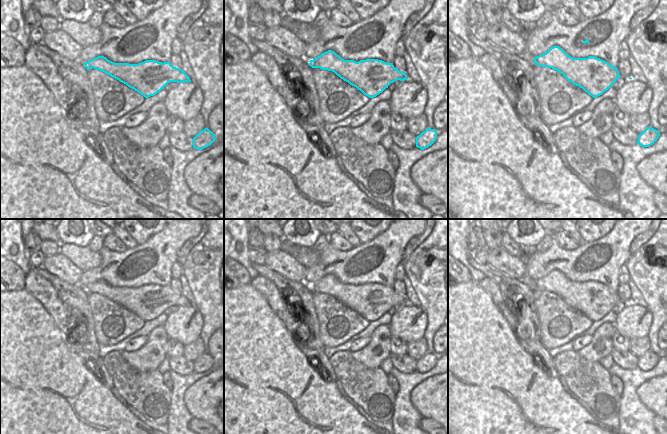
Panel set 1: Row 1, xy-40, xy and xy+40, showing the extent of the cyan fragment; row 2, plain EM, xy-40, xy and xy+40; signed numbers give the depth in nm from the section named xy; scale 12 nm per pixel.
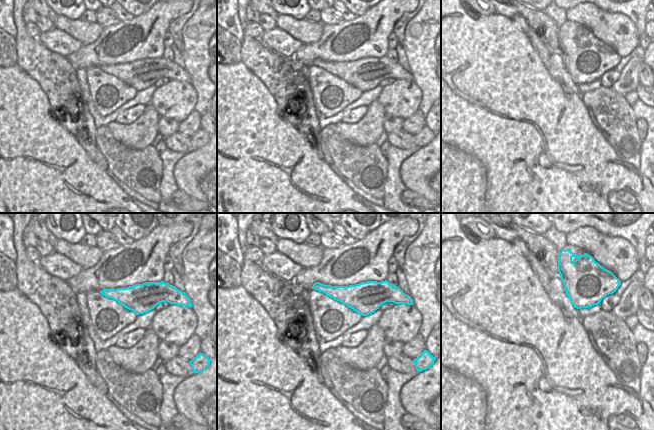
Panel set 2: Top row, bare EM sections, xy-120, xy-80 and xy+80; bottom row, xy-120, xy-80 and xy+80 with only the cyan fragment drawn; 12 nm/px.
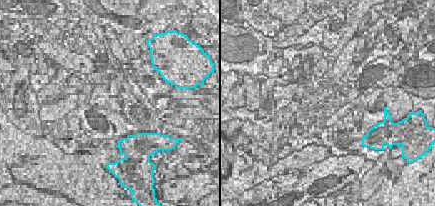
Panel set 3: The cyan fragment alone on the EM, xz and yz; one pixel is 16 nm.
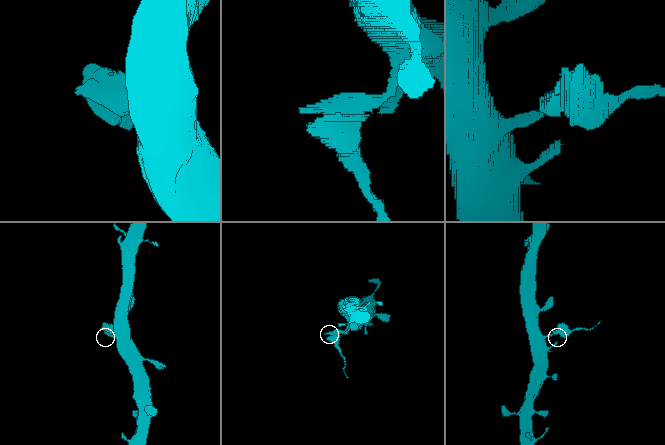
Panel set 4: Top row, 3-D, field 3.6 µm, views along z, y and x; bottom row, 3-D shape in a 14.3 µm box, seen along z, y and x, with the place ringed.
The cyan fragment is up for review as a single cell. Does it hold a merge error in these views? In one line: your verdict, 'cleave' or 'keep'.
cleave

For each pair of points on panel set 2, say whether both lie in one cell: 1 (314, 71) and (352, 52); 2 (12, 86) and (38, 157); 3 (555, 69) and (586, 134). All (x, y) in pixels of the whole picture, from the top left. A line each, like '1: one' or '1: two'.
1: two
2: one
3: two

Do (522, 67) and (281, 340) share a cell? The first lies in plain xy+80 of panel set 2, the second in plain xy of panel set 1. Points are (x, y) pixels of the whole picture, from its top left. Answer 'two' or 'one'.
one

